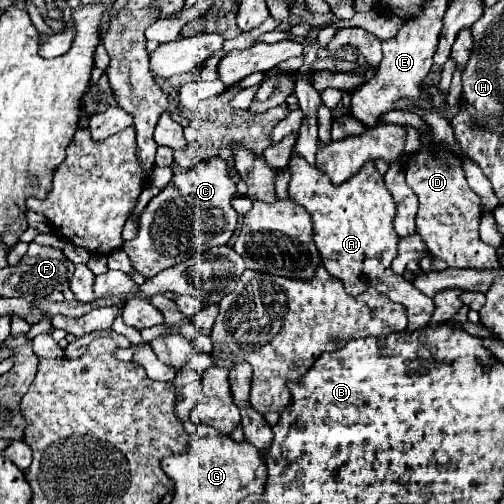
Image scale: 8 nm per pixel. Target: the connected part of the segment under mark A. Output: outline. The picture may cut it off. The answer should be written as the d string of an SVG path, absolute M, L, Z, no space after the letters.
M297 155L291 157L289 171L289 195L295 203L311 213L315 231L313 239L325 269L345 285L345 291L351 297L361 295L367 287L375 287L377 291L389 295L391 301L401 303L407 309L409 317L407 331L427 327L427 319L431 319L433 307L431 299L419 295L419 291L415 291L415 287L403 279L403 275L395 275L391 271L391 261L397 257L399 243L399 237L393 229L395 203L391 203L391 195L387 195L383 175L377 173L375 165L371 161L365 163L357 175L337 187L327 179L327 175L323 175L317 167L311 167L305 159L299 159Z

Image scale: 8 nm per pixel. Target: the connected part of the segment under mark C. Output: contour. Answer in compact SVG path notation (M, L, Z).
M221 157L199 161L193 169L175 173L167 187L143 209L139 235L123 243L123 251L129 255L133 269L145 279L151 279L157 273L191 259L191 255L201 255L213 247L227 245L239 219L237 211L231 207L235 193L237 187L227 175L227 161Z

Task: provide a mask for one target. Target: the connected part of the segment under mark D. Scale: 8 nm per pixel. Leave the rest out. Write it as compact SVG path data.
M425 151L411 155L405 165L407 185L419 197L417 233L427 245L427 251L435 259L443 259L449 267L465 267L479 271L499 271L495 247L485 245L479 239L481 199L469 189L461 159L449 151Z

